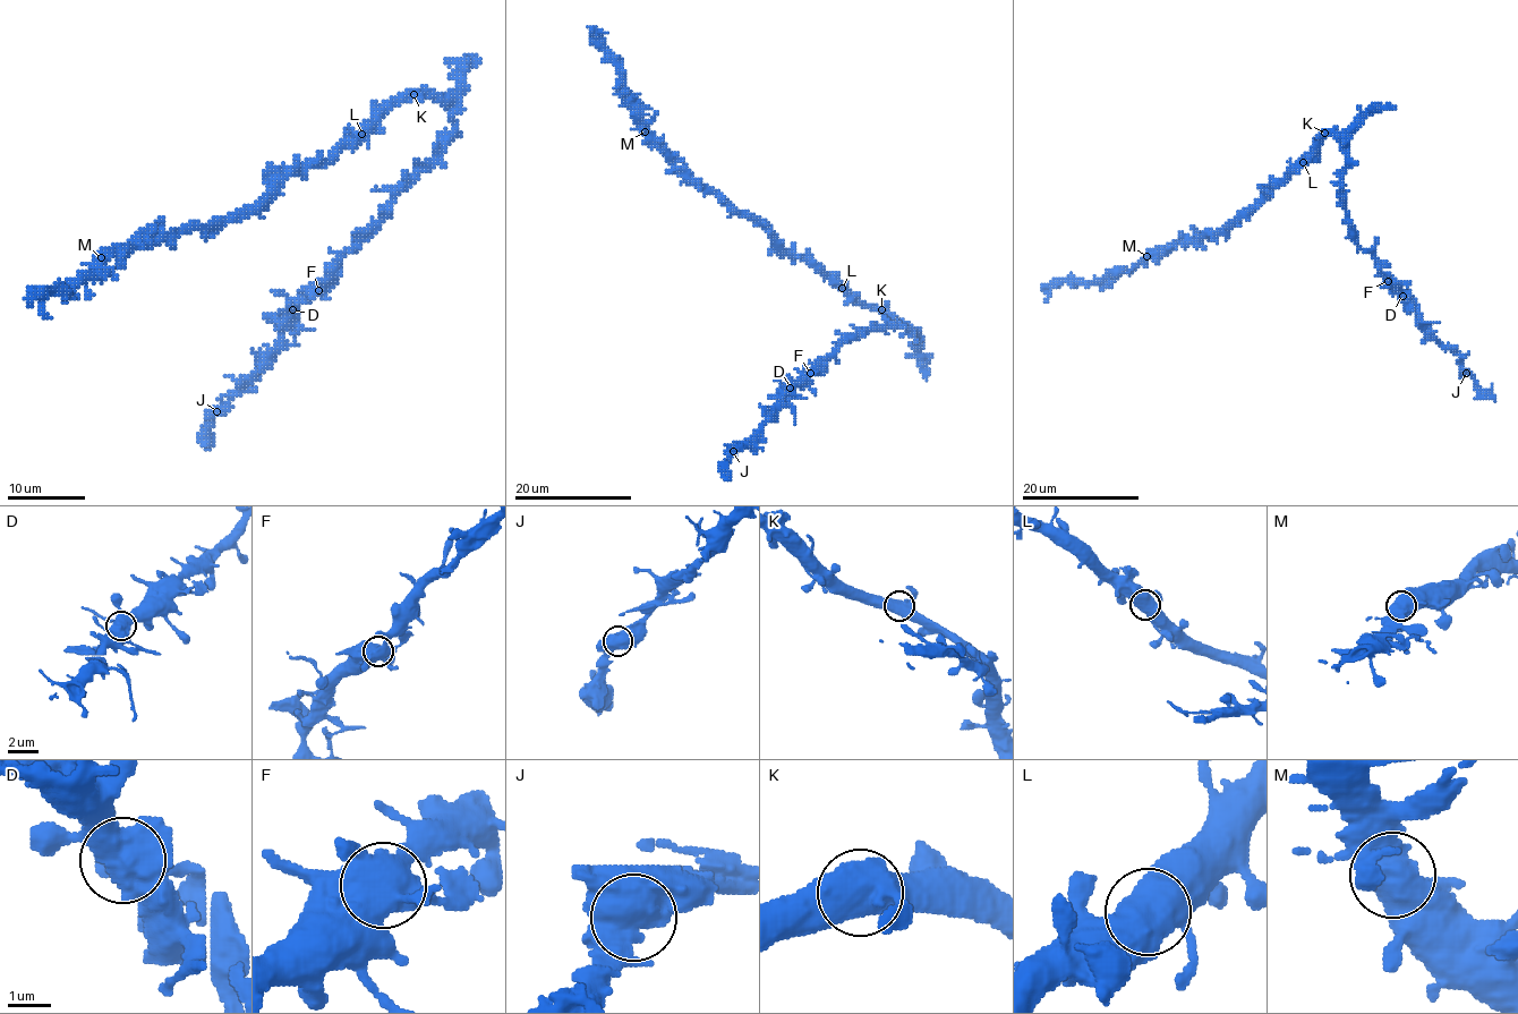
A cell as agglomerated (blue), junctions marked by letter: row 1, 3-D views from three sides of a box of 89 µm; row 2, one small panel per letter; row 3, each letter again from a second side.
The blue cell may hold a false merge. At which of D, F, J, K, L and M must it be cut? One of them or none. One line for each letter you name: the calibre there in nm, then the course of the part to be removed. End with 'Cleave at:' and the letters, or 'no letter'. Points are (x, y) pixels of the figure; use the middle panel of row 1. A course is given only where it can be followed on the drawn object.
D: Thickness 700 nm. Course of the part to remove: (790, 388), (779, 395), (768, 398)
Cleave at: D

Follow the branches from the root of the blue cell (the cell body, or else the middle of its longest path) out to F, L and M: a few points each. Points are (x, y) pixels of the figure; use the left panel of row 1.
F: (383, 107), (411, 99), (443, 99), (452, 108), (454, 134), (318, 290)
L: (383, 107), (361, 134)
M: (383, 107), (329, 159), (296, 168), (244, 214), (193, 224), (173, 233), (145, 233), (126, 253), (101, 257)

